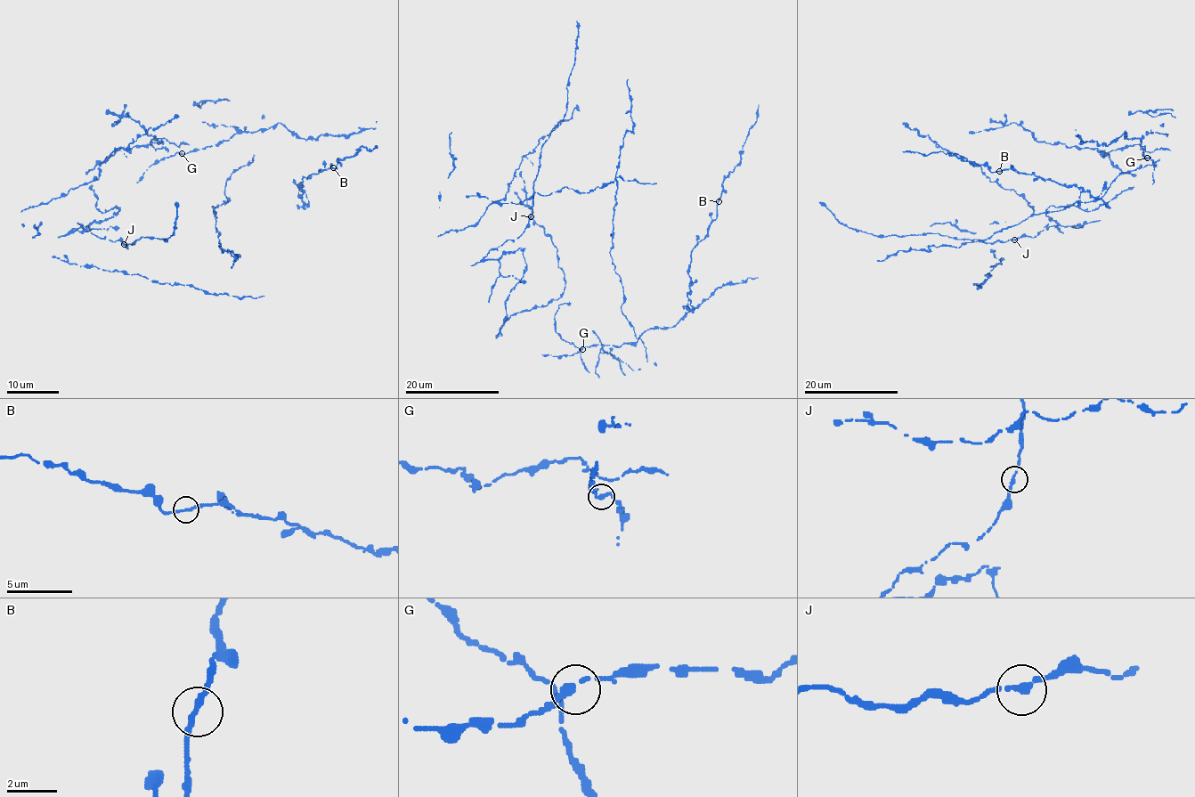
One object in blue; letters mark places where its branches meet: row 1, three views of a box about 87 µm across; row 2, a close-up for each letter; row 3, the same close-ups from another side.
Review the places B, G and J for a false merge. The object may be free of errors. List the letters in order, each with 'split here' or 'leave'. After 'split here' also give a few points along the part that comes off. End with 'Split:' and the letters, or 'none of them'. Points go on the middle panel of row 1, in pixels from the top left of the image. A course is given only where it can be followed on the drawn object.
B: leave
G: leave
J: leave
Split: none of them

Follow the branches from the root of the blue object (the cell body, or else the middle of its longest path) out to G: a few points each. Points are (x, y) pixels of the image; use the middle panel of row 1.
G: (559, 304), (555, 314), (555, 330), (563, 339), (579, 350), (582, 349)

